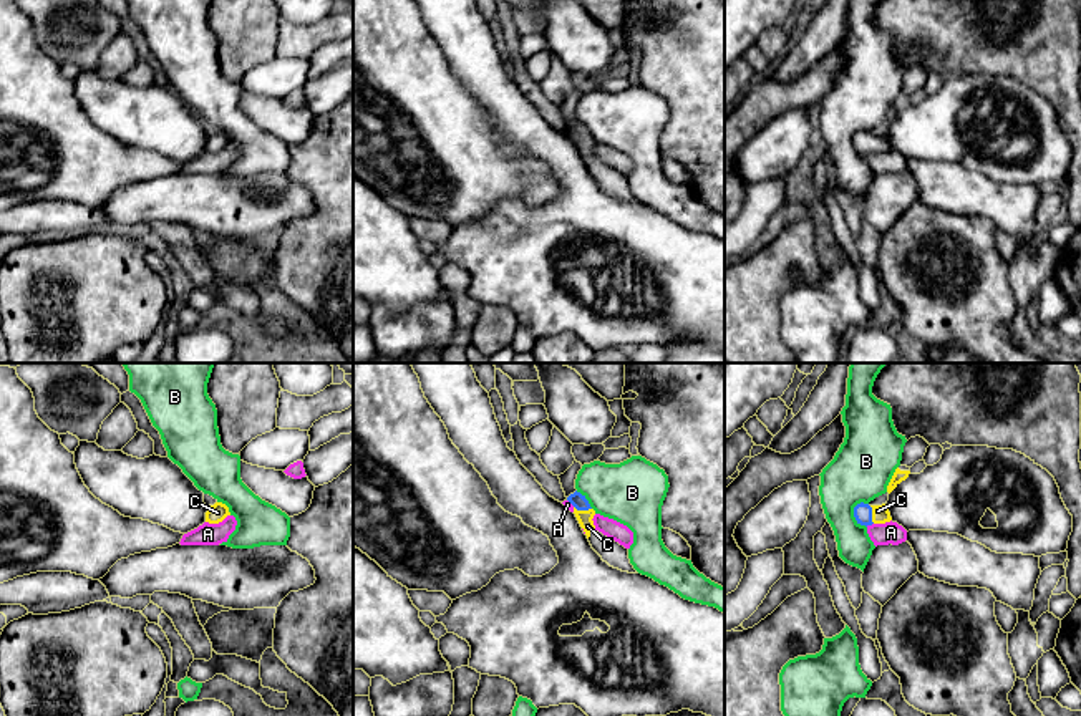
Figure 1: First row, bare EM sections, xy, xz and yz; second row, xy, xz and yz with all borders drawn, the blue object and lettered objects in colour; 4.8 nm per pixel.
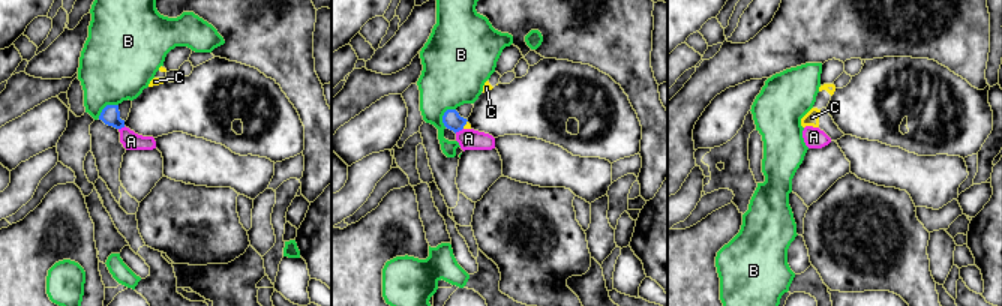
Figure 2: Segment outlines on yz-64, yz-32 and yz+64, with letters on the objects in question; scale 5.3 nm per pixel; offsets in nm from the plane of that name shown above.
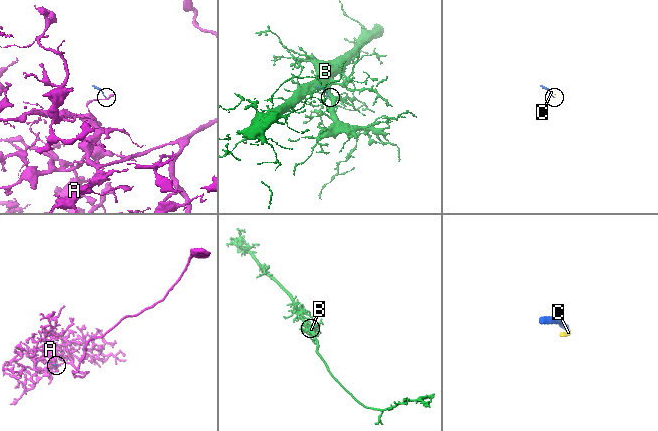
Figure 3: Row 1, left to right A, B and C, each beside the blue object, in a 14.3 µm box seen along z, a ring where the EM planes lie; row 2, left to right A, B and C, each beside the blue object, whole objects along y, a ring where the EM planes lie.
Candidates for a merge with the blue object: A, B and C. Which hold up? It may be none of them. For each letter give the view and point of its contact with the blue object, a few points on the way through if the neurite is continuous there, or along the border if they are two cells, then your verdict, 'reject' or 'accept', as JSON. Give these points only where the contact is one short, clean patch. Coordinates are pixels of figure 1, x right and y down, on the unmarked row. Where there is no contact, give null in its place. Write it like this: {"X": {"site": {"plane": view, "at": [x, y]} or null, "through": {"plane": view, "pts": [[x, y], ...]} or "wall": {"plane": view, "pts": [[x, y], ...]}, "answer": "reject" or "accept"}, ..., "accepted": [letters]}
{"A": {"site": {"plane": "yz", "at": [869, 153]}, "wall": {"plane": "yz", "pts": [[872, 151], [866, 154]]}, "answer": "reject"}, "B": {"site": {"plane": "yz", "at": [854, 145]}, "answer": "reject"}, "C": {"site": {"plane": "xz", "at": [582, 138]}, "through": {"plane": "xz", "pts": [[579, 130], [582, 138], [584, 146]]}, "answer": "accept"}, "accepted": ["C"]}

